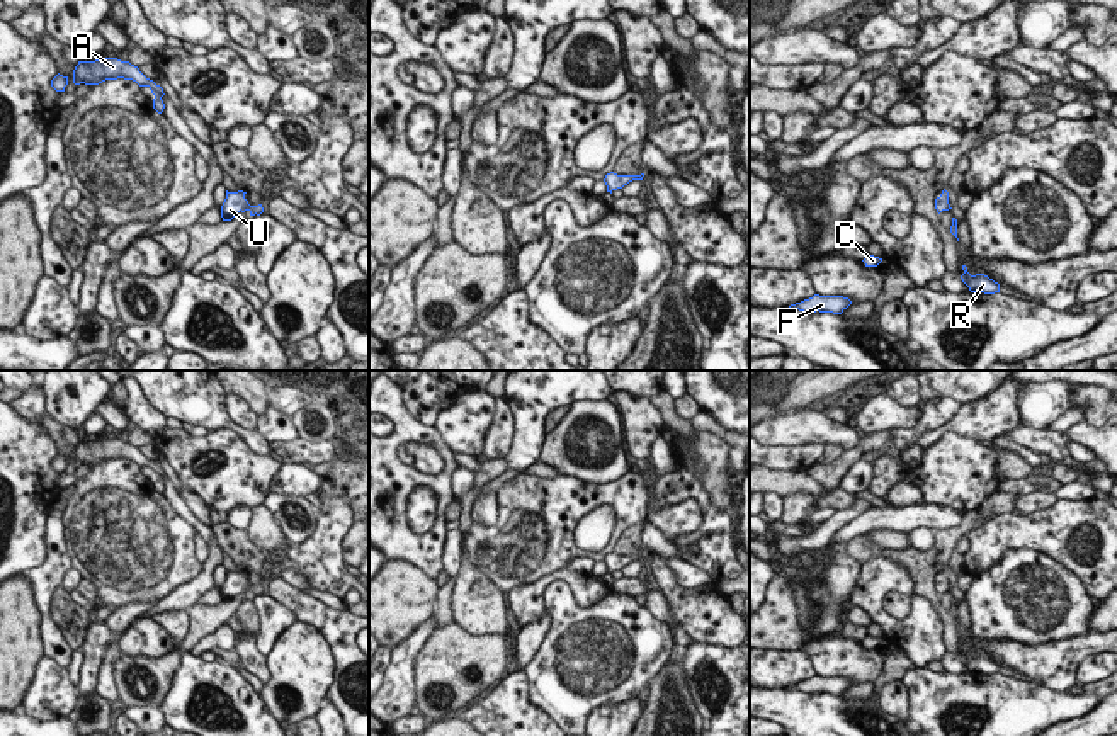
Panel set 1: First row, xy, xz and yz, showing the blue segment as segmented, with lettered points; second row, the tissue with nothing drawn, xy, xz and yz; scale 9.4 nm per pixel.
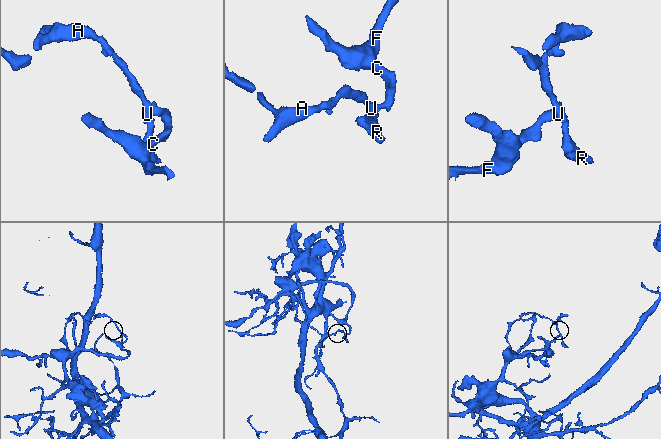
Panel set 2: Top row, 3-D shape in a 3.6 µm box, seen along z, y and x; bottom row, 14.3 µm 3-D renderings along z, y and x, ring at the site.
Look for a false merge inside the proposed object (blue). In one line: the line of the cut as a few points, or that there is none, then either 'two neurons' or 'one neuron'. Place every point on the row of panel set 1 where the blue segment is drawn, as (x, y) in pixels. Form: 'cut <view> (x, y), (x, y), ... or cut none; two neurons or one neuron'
cut none; one neuron

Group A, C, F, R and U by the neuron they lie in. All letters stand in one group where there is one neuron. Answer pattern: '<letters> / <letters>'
A C F R U

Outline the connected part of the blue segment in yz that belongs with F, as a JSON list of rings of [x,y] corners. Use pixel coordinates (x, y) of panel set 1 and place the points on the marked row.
[[[814,294],[809,299],[804,299],[801,303],[791,304],[791,309],[799,309],[804,313],[833,313],[833,314],[842,314],[848,306],[852,304],[852,301],[848,297],[843,296],[819,296]]]

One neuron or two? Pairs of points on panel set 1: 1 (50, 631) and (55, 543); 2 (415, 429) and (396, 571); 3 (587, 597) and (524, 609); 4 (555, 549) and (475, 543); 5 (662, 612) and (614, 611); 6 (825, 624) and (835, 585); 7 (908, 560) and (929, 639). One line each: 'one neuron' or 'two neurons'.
1: one neuron
2: two neurons
3: one neuron
4: one neuron
5: two neurons
6: one neuron
7: two neurons

